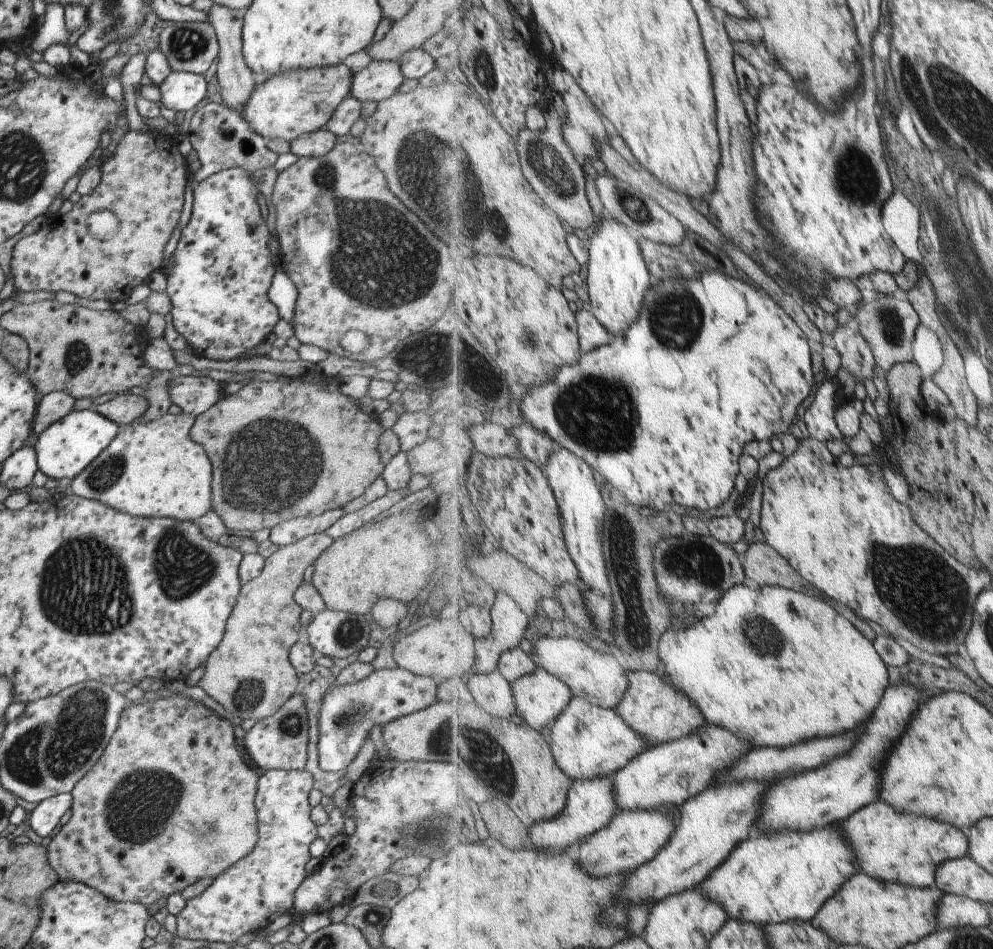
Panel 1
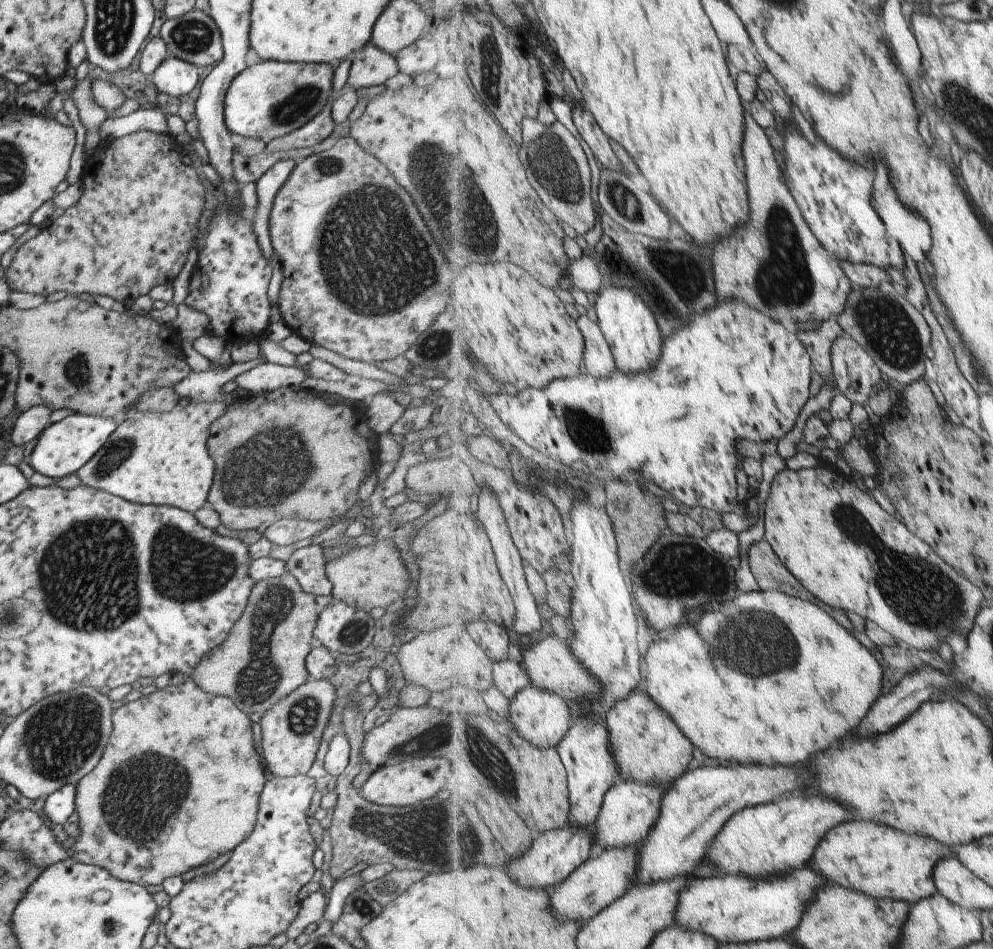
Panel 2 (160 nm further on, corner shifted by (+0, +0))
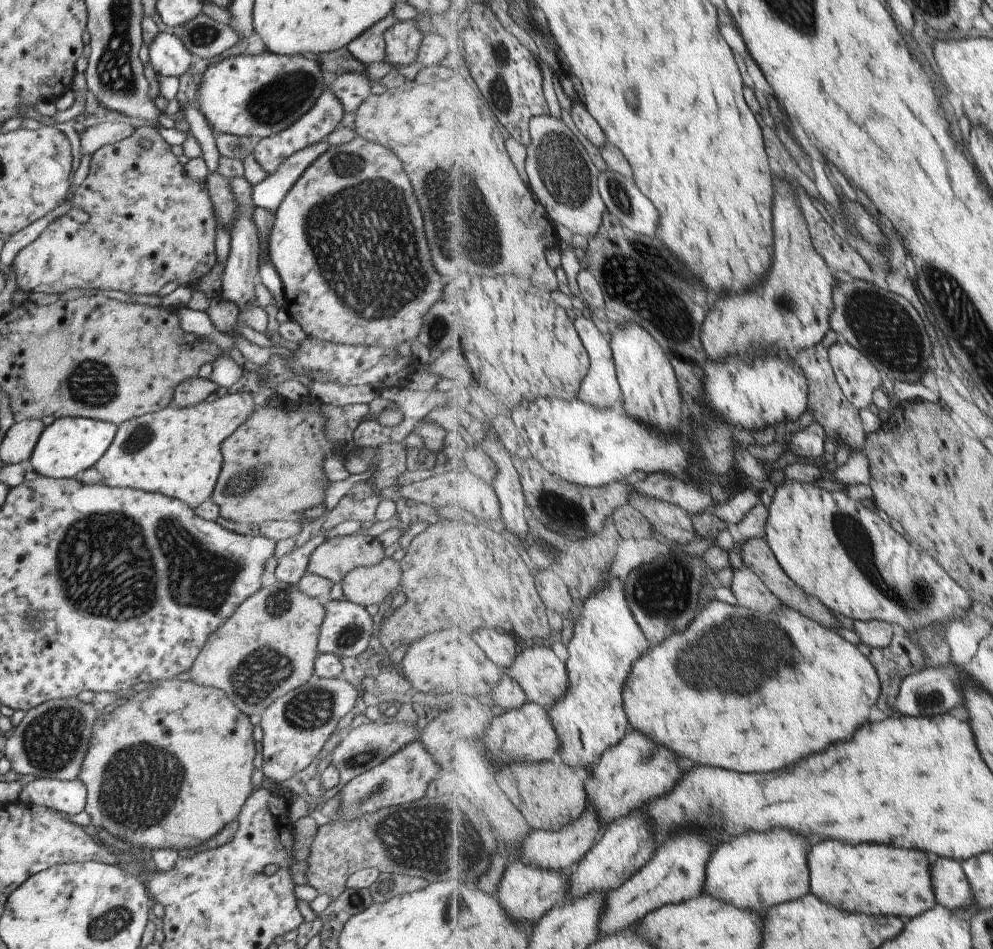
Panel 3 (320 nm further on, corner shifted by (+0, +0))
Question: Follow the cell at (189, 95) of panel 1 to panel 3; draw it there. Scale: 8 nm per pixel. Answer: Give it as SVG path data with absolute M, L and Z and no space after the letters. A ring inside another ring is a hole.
M171 29L155 33L148 44L148 62L155 73L179 77L189 68L194 58L183 43Z

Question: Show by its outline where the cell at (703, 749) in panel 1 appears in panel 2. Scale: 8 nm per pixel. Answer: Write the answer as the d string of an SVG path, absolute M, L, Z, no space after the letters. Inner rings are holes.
M621 780L607 791L602 809L600 810L595 832L597 848L619 848L619 846L635 846L643 842L651 828L657 824L657 814L662 808L665 788L653 788L639 784L637 781Z

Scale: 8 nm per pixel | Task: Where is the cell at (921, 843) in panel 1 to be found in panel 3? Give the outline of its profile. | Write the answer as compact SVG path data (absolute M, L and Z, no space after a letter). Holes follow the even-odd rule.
M819 842L811 850L811 870L810 892L819 894L824 903L835 905L839 910L848 913L865 913L866 915L884 917L900 917L911 920L927 911L933 910L939 904L934 893L932 882L932 866L929 860L923 858L923 854L915 856L913 852L903 852L895 850L889 846L879 846L879 844L861 844L861 846L851 846L843 842Z

